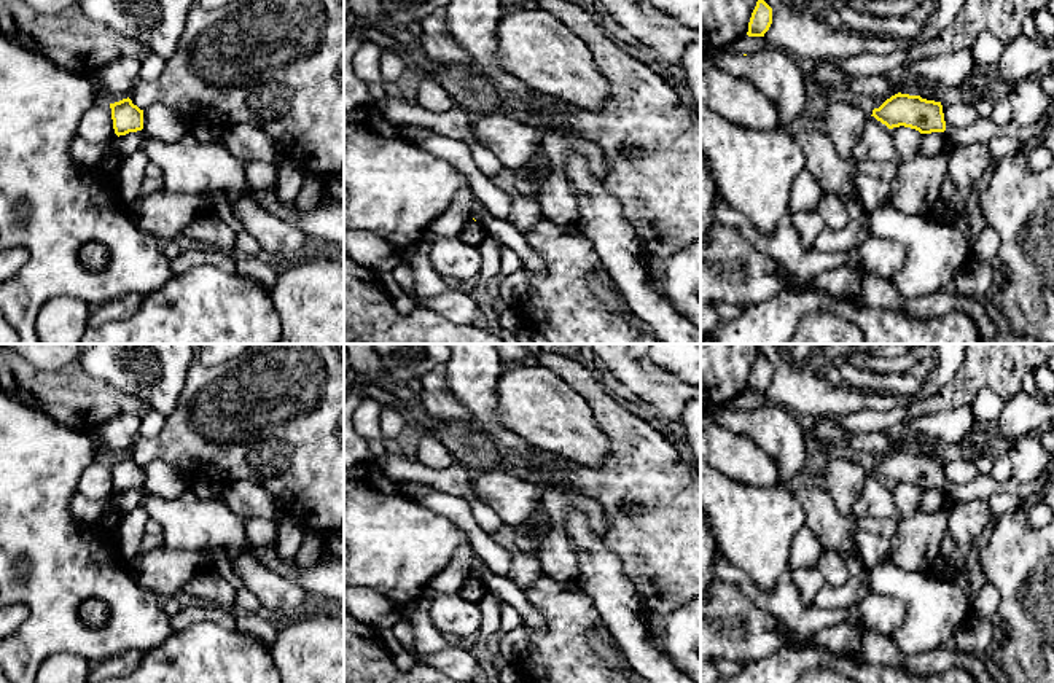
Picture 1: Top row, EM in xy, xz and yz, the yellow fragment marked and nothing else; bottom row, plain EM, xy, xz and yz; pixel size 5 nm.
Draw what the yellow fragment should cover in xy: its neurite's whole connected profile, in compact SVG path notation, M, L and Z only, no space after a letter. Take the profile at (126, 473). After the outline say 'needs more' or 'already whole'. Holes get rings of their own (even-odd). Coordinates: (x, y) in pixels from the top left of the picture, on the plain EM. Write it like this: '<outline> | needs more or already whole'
M129 454L110 460L110 465L111 465L113 486L118 494L143 486L143 466L134 462Z | already whole

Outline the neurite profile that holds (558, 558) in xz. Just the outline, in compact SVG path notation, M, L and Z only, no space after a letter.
M564 479L540 486L543 511L551 529L541 540L537 557L545 575L557 581L575 581L580 576L580 559L567 532L567 517L573 511L583 511L597 537L608 530L608 517L595 500L578 494Z

